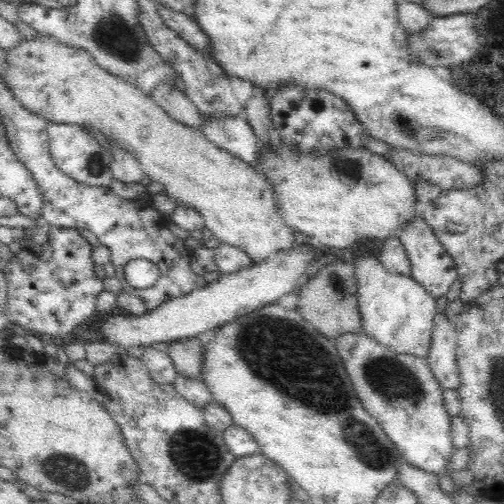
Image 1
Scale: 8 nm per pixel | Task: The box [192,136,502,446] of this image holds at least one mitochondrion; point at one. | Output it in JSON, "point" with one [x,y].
{"point":[388,378]}

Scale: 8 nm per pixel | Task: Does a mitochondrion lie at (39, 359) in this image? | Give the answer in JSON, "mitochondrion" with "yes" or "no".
{"mitochondrion":"no"}

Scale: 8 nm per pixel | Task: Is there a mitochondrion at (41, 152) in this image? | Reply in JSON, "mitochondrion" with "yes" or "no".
{"mitochondrion":"no"}

